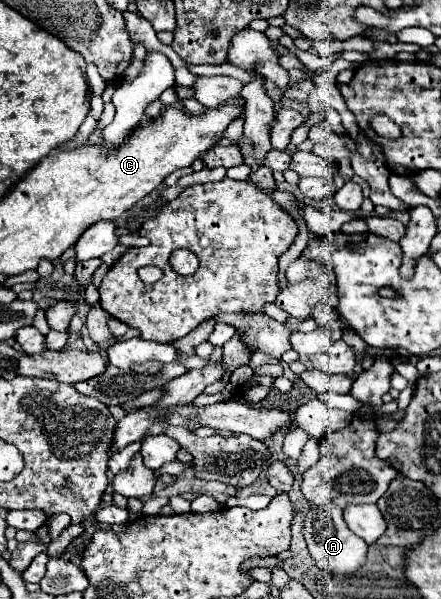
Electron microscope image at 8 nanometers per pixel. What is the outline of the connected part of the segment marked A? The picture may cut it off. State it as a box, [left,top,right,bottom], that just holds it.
[303,502,367,574]

